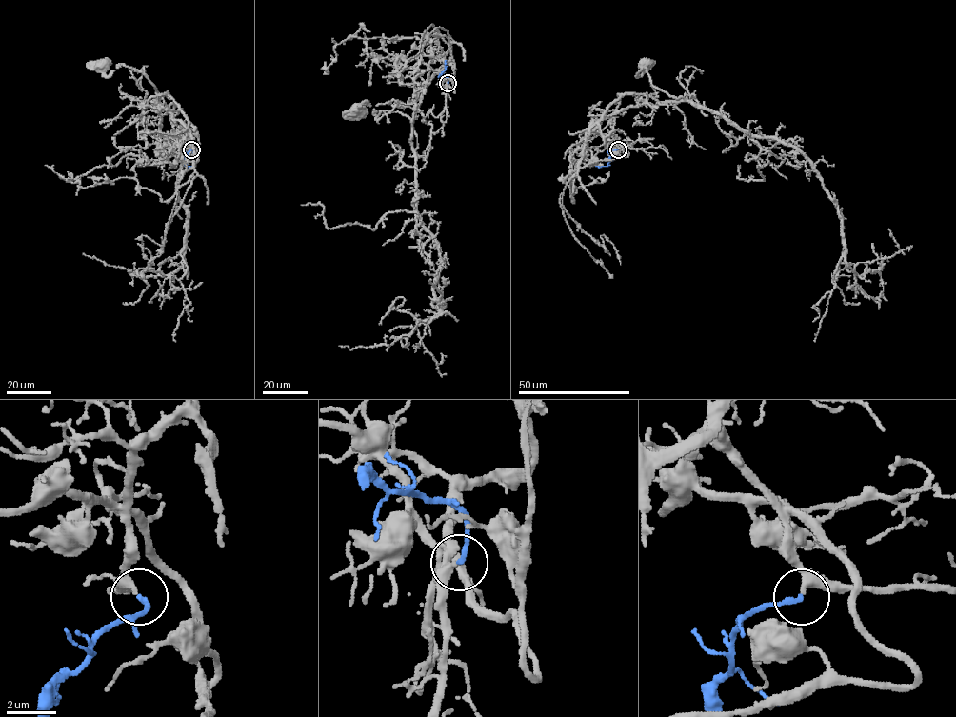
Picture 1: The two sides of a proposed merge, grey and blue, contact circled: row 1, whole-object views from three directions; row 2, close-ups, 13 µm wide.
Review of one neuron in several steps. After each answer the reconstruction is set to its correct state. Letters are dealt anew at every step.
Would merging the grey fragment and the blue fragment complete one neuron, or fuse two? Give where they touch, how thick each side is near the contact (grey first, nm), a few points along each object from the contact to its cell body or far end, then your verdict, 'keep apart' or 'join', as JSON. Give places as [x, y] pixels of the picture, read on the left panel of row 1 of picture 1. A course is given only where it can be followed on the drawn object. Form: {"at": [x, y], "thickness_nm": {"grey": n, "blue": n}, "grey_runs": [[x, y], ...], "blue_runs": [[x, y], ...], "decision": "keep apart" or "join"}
{"at": [191, 149], "thickness_nm": {"grey": 240, "blue": 190}, "grey_runs": [[191, 149], [198, 134], [167, 93], [155, 101], [161, 96], [142, 73], [120, 64], [106, 76], [102, 63]], "blue_runs": [[191, 149], [184, 161], [190, 167]], "decision": "join"}

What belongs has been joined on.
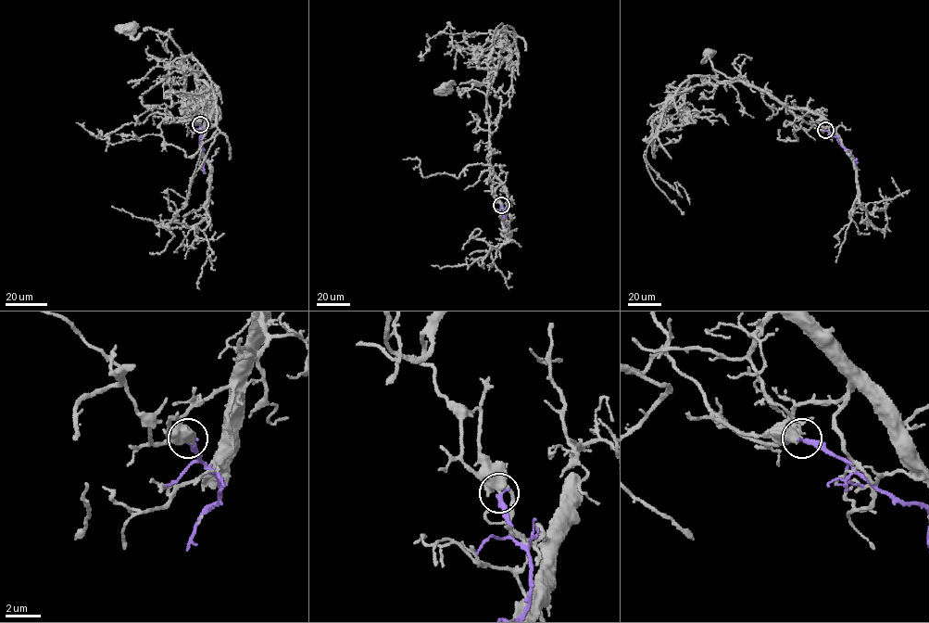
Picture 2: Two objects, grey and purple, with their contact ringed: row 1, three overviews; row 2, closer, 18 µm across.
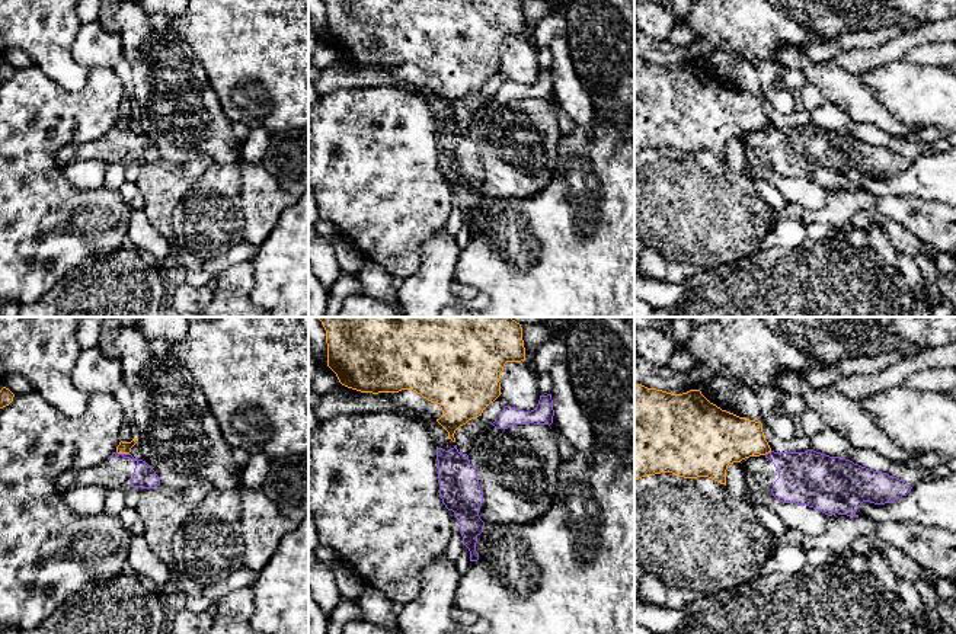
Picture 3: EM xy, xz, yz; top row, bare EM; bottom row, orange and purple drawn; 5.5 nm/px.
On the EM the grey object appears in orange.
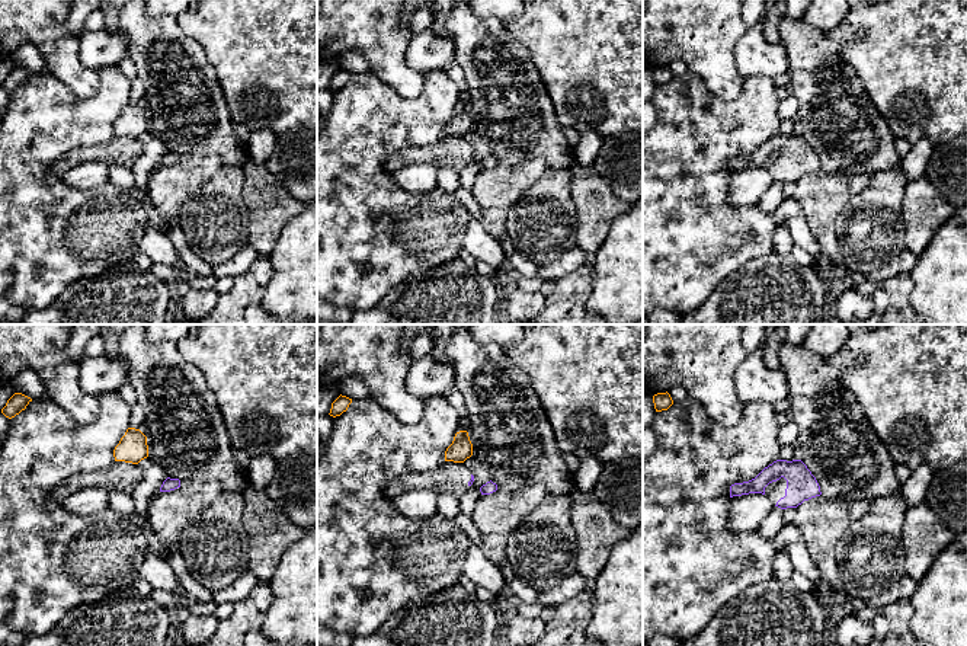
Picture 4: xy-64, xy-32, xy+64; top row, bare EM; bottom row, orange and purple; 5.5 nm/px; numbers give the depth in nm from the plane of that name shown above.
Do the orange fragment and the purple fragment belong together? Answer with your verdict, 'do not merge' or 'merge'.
do not merge

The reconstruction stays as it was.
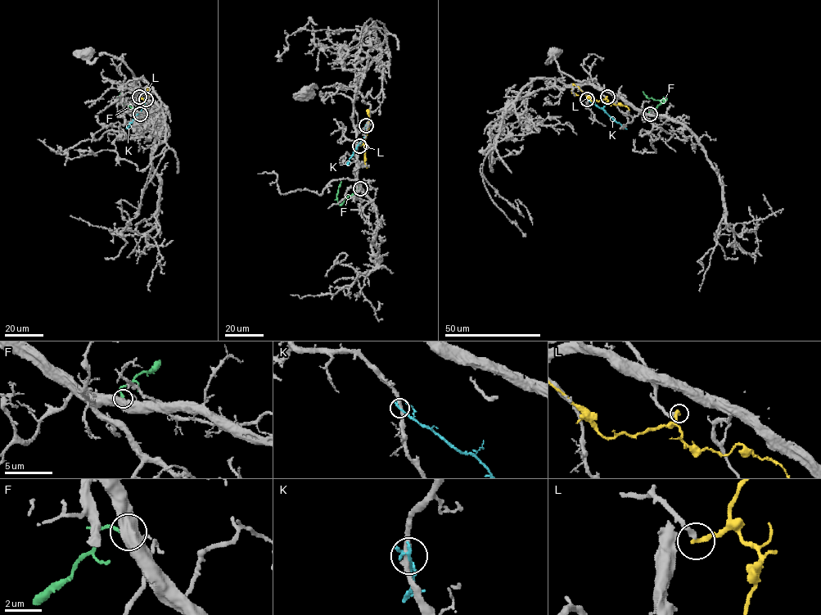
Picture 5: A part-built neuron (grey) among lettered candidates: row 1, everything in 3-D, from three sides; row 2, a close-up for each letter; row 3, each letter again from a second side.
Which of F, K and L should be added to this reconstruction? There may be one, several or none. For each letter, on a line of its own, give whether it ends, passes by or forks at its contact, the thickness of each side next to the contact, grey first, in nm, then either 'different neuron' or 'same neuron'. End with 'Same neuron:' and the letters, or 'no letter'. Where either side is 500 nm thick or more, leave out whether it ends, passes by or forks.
F: 600/180 nm | different neuron
K: it ends | 240/220 nm | different neuron
L: it ends | 280/260 nm | different neuron
Same neuron: no letter

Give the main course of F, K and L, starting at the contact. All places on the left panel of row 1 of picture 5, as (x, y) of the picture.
F: (141, 114), (119, 99), (116, 100), (121, 91)
K: (146, 99), (145, 106), (128, 129)
L: (139, 97), (147, 101), (148, 84), (149, 95)

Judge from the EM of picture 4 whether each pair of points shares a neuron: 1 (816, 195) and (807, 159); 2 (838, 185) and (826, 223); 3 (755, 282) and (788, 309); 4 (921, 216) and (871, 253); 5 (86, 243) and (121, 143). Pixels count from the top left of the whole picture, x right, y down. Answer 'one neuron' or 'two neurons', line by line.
1: two neurons
2: one neuron
3: one neuron
4: two neurons
5: two neurons

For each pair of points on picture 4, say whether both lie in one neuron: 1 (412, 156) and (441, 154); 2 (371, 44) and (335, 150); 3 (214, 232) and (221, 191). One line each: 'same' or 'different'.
1: same
2: different
3: same

